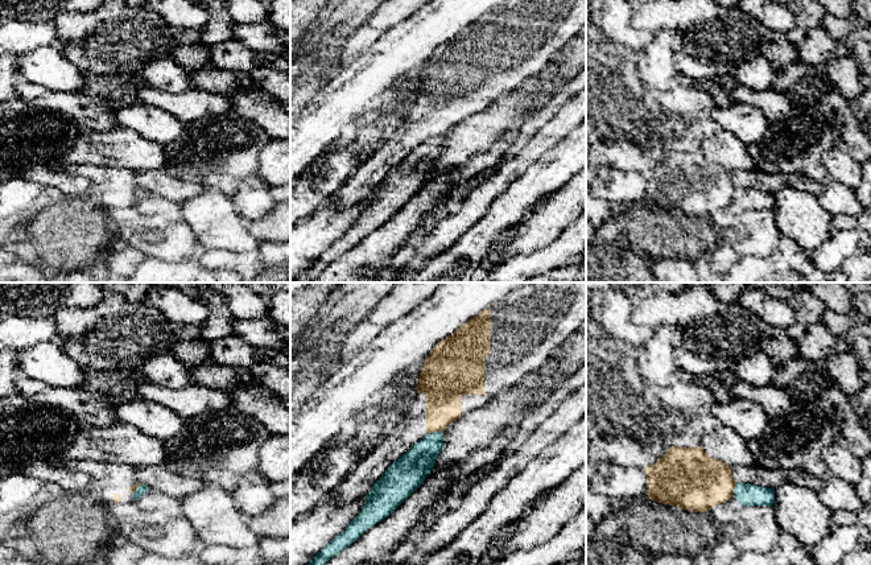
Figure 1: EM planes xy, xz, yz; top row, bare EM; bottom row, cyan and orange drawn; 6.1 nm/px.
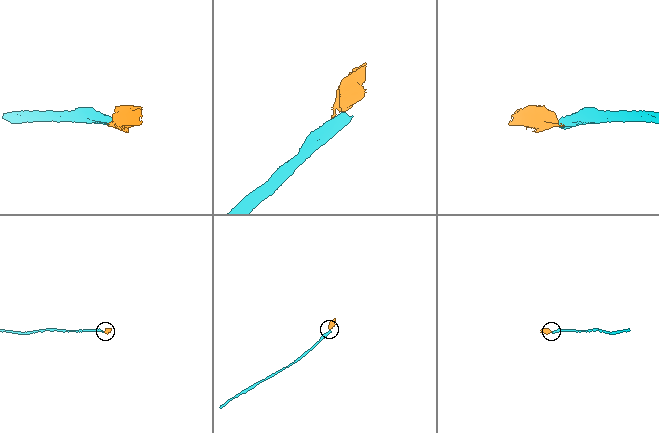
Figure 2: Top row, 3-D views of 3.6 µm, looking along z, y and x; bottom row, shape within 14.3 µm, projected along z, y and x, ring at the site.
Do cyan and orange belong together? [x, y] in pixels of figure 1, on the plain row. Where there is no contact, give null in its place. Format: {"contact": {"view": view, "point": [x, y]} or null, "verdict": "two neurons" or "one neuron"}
{"contact": {"view": "xz", "point": [434, 136]}, "verdict": "two neurons"}

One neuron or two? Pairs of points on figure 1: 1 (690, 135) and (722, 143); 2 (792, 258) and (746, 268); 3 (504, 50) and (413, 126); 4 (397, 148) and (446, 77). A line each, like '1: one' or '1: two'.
1: two
2: one
3: one
4: one

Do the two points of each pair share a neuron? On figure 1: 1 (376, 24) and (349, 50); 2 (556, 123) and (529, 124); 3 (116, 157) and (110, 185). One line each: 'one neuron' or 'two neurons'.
1: one neuron
2: two neurons
3: two neurons

